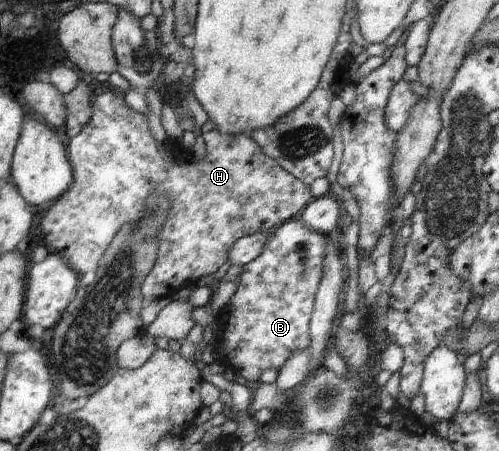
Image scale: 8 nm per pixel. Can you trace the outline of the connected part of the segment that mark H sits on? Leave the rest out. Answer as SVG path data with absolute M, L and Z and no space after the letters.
M123 92L102 93L95 98L92 107L91 123L82 127L68 143L75 181L71 189L47 210L43 219L43 233L51 250L65 255L79 275L85 275L89 271L96 272L117 233L125 225L135 225L141 221L149 195L152 195L153 191L161 191L163 195L167 195L171 199L171 211L157 241L156 265L144 283L145 305L155 299L173 297L177 291L191 288L203 277L215 275L227 263L229 251L241 238L259 231L272 231L288 221L298 219L297 213L309 203L307 184L301 183L297 176L281 167L281 164L267 155L261 145L248 134L225 135L208 119L202 129L206 144L206 156L203 161L197 161L192 157L192 153L190 156L179 149L173 150L180 141L171 139L166 141L171 148L167 153L169 157L173 157L167 159L157 147L157 139L151 133L147 115L129 109Z

